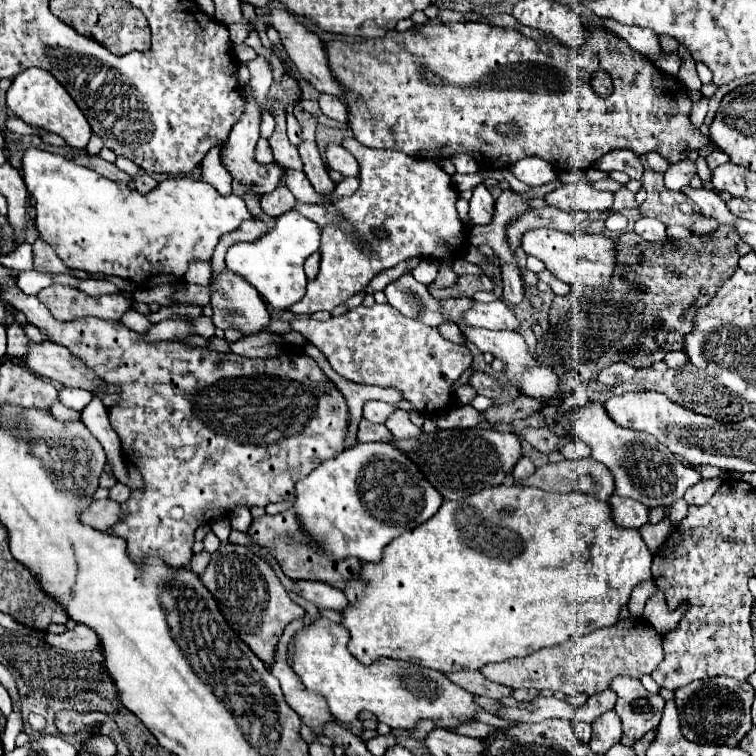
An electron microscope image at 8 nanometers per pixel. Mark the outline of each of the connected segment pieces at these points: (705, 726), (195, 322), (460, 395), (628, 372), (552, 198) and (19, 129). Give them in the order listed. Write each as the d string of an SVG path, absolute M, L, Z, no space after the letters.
M729 676L709 678L705 682L691 682L689 686L675 690L675 704L679 710L683 736L697 744L737 746L753 726L751 724L753 694L755 690L749 682L737 682Z
M183 316L183 320L187 320L193 326L193 334L199 334L203 338L211 338L215 334L215 326L213 326L211 318L207 318L207 316L197 316L197 318Z
M463 384L461 388L457 388L457 404L459 404L459 406L465 406L465 404L469 404L469 402L473 400L473 396L475 396L475 390L473 390L473 386L469 386L469 384Z
M617 362L617 364L601 370L599 376L597 376L597 380L599 380L601 384L607 384L607 386L617 386L617 384L623 384L625 380L633 378L635 372L637 372L637 370L635 370L633 366L629 366L629 364L625 364L625 362Z
M577 182L577 184L561 184L559 188L555 188L545 196L545 202L565 212L571 212L571 210L605 212L605 210L611 210L613 194L595 190L591 184Z
M9 116L9 118L7 118L7 130L23 135L39 135L44 131L41 128L27 126L23 120L19 120L19 118L15 118L15 116Z

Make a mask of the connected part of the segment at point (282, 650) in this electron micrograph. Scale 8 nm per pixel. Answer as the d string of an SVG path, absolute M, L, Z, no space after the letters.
M289 626L285 634L281 636L281 644L277 648L277 662L269 670L281 682L285 700L299 714L301 722L307 724L315 736L321 736L323 726L335 718L329 714L329 706L325 706L325 698L313 694L313 690L305 690L303 682L297 678L293 668L287 664L287 644L295 630L297 626Z

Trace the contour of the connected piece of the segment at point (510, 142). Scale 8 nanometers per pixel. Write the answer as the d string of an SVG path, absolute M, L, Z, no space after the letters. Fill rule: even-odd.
M429 22L429 24L423 24L423 26L415 26L407 32L391 30L383 38L371 38L371 40L365 40L365 42L331 40L331 42L325 42L323 46L325 46L325 54L329 58L329 68L333 70L333 78L339 78L341 86L345 86L345 90L351 90L353 94L361 96L361 102L357 102L357 106L347 104L347 110L349 110L349 126L353 130L353 136L365 146L393 148L393 150L405 152L407 156L429 158L429 160L433 160L433 158L451 158L455 154L469 154L469 156L477 158L477 164L479 164L481 170L503 170L503 168L511 168L517 160L527 158L527 156L539 156L539 158L547 160L549 164L553 164L555 168L591 168L603 154L607 154L611 150L619 150L619 148L633 150L639 156L643 156L647 152L659 152L669 162L679 162L679 160L685 160L685 150L687 148L699 150L707 144L707 138L699 130L695 130L689 122L691 98L689 98L685 86L681 82L675 82L673 78L669 78L665 72L659 72L643 54L633 52L627 46L627 42L623 42L621 38L617 38L615 34L611 34L607 30L587 32L587 44L579 50L571 50L569 46L563 46L559 42L535 42L535 40L523 36L517 30L489 26L489 24L481 24L481 22L451 22L451 24ZM599 70L609 72L611 80L613 80L613 94L607 100L599 98L593 92L591 84L589 84L591 74L599 72ZM507 122L513 122L521 128L521 134L517 138L501 136L495 130L495 126L507 124Z

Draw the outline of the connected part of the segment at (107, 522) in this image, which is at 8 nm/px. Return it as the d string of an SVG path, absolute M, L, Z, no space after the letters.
M95 500L91 502L89 510L81 514L81 522L97 528L97 530L109 530L123 518L121 504L115 500Z

